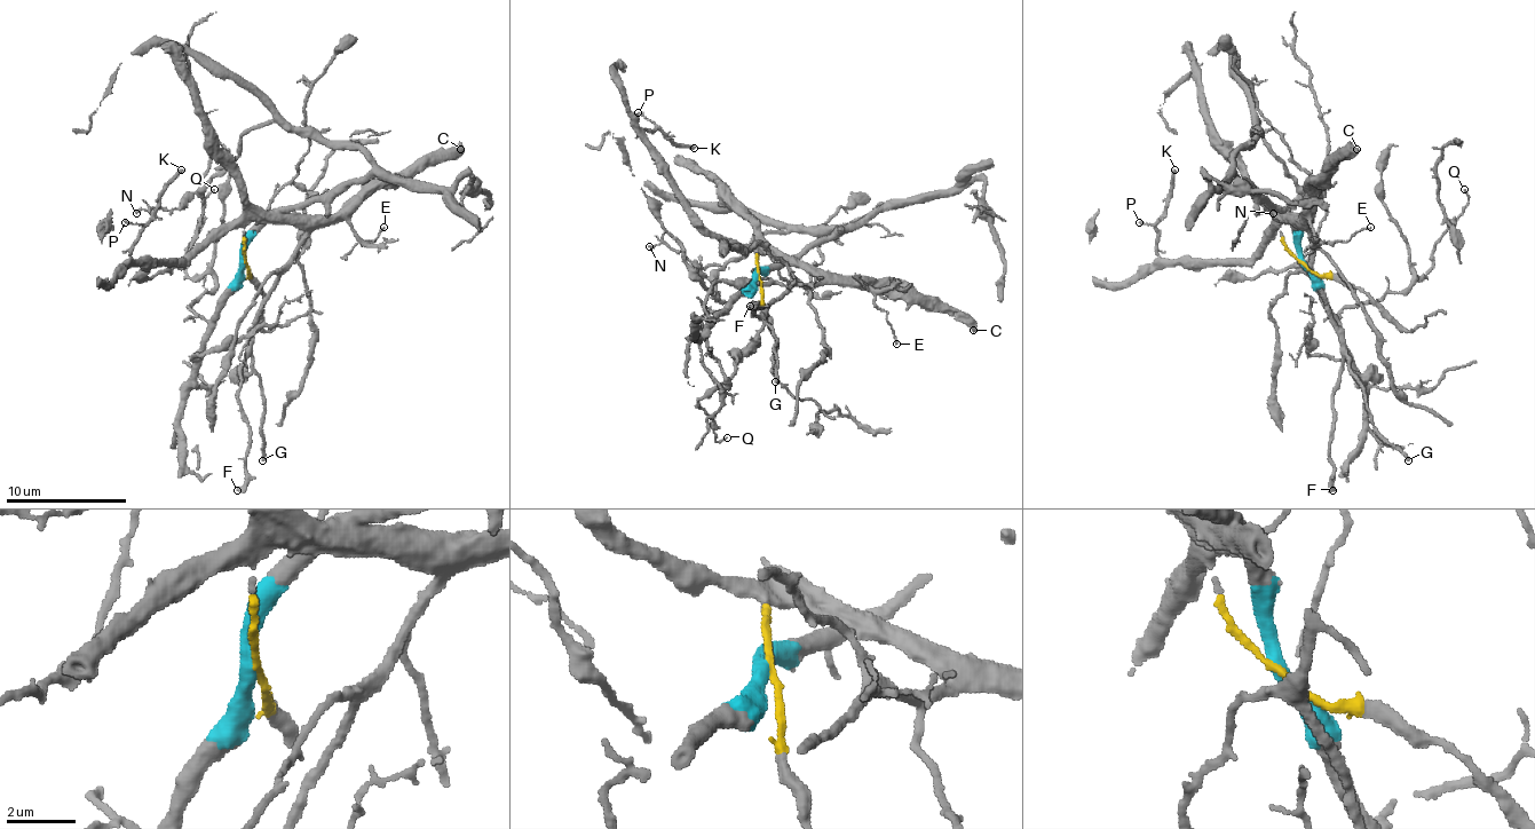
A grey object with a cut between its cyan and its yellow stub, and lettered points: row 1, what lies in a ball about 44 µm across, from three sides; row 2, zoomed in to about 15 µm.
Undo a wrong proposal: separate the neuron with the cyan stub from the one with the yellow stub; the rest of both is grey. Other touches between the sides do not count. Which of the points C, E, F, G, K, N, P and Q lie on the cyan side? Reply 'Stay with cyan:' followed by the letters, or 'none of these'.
Stay with cyan: N, Q

